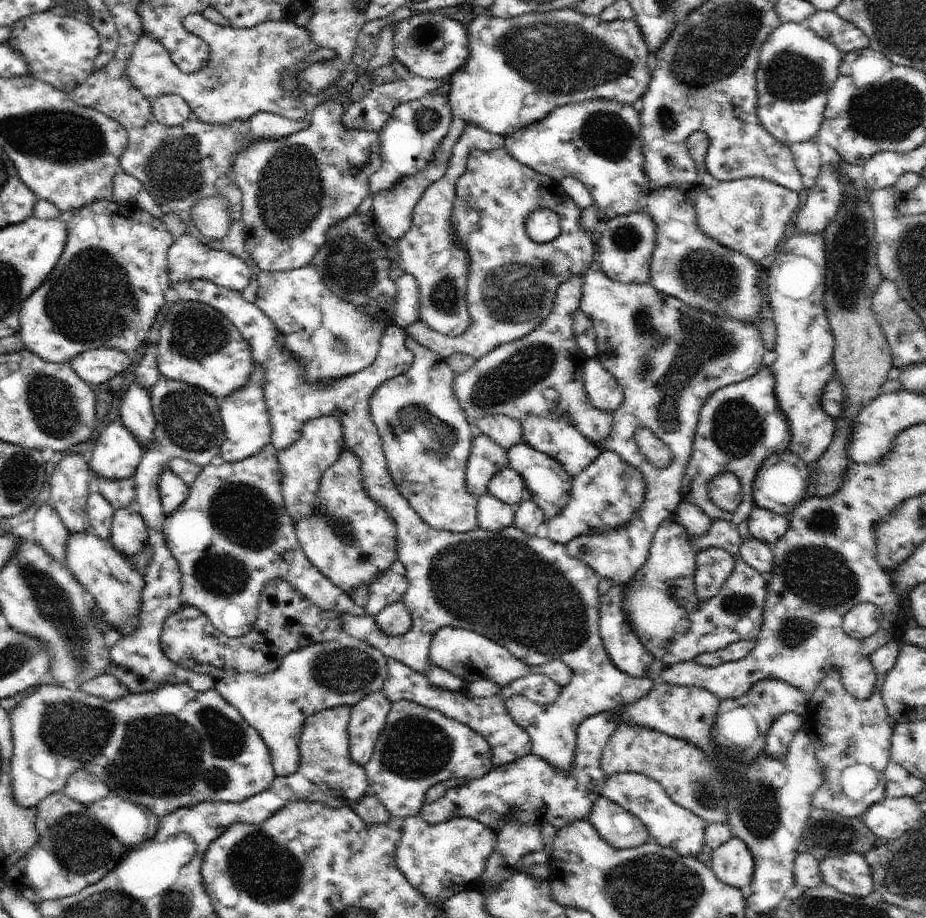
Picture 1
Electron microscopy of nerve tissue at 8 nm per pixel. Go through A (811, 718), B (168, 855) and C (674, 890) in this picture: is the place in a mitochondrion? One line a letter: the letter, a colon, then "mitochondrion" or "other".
A: other
B: other
C: mitochondrion

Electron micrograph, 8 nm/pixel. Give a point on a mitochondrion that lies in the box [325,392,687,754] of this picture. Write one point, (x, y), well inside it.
(503, 584)

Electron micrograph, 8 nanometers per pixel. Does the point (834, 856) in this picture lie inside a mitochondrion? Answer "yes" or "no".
no

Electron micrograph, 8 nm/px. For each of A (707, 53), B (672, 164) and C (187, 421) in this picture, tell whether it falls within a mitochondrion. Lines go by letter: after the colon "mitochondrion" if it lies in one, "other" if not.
A: mitochondrion
B: mitochondrion
C: mitochondrion

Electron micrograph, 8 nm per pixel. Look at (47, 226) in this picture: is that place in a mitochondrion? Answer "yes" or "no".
no

